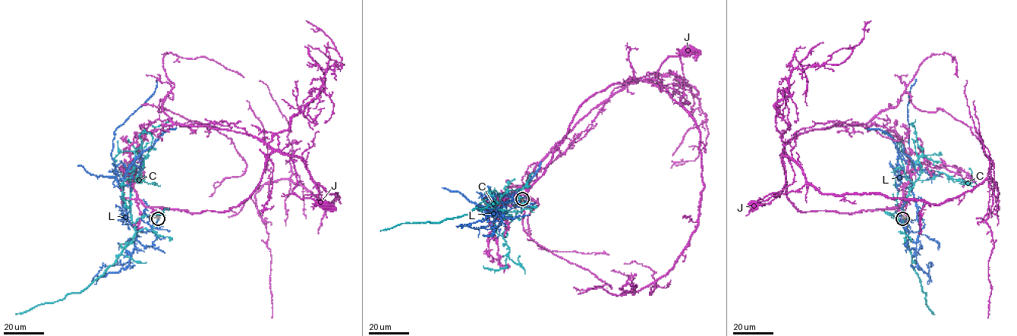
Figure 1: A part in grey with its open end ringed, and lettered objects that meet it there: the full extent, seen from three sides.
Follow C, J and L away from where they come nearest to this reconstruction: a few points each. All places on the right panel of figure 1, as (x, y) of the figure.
C: (902, 218), (911, 255), (911, 266), (926, 293), (926, 304), (934, 314)
J: (902, 218), (897, 208), (844, 213), (800, 211), (786, 196), (783, 151), (794, 180), (752, 205)
L: (902, 218), (902, 226), (909, 231), (920, 230), (909, 173), (911, 163), (908, 120), (909, 94), (917, 79)

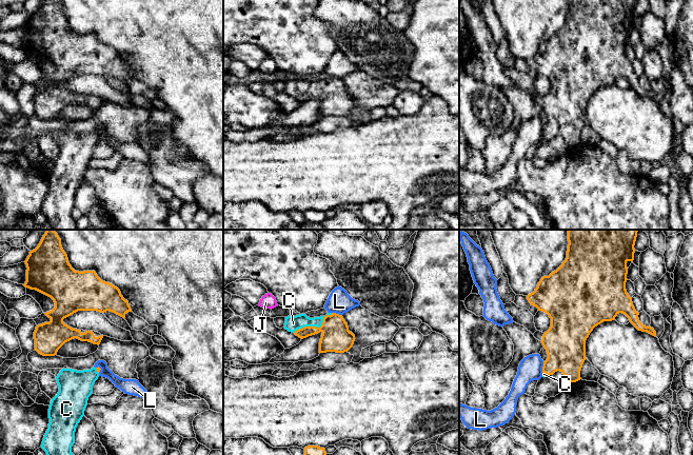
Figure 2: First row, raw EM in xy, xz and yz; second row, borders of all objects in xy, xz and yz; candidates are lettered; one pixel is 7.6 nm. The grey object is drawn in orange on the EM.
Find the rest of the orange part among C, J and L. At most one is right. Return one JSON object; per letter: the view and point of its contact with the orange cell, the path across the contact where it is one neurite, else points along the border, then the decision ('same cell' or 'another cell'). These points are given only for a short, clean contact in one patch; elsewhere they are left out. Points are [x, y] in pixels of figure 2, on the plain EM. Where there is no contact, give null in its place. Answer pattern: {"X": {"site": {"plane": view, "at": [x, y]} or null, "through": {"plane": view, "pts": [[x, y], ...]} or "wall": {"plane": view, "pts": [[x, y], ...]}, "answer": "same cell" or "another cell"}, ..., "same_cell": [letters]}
{"C": {"site": {"plane": "xz", "at": [315, 91]}, "through": {"plane": "xz", "pts": [[336, 101], [325, 91], [315, 91], [302, 91], [293, 87]]}, "answer": "same cell"}, "J": {"site": null, "answer": "another cell"}, "L": {"site": {"plane": "yz", "at": [542, 131]}, "wall": {"plane": "yz", "pts": [[543, 125], [541, 136]]}, "answer": "another cell"}, "same_cell": ["C"]}

